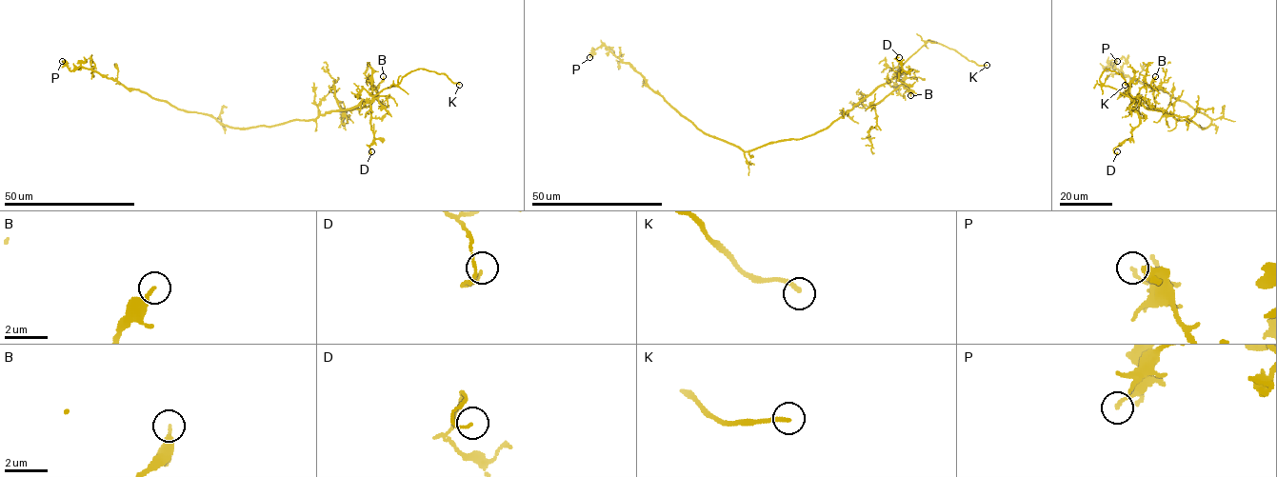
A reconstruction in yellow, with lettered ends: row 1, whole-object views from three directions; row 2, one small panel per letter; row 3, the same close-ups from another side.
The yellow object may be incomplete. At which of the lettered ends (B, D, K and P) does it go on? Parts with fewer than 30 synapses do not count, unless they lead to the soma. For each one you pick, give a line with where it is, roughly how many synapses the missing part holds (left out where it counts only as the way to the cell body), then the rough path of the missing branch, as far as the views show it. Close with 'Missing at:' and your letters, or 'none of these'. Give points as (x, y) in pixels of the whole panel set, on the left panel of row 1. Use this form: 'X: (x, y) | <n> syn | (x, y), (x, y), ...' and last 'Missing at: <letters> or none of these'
K: (459, 85) | (459, 85), (473, 89), (506, 89)
Missing at: K

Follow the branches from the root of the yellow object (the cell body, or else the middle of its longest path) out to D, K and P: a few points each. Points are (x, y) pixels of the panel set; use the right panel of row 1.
D: (1199, 126), (1136, 102), (1139, 124), (1132, 136), (1112, 149), (1117, 151)
K: (1199, 126), (1147, 109), (1105, 86), (1100, 77), (1108, 69), (1121, 73), (1125, 85)
P: (1199, 126), (1206, 128), (1211, 119), (1167, 92), (1151, 89), (1118, 69), (1108, 66), (1106, 69), (1117, 61)

